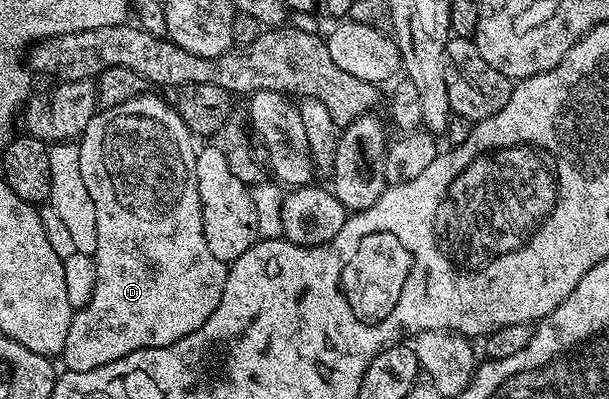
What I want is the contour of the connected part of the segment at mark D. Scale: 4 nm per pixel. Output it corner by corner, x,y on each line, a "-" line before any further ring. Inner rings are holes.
146,93
144,95
137,95
131,101
123,101
123,105
115,105
114,107
106,107
98,110
94,114
93,119
87,125
87,129
83,132
77,143
79,149
79,170
83,173
83,181
87,184
87,193
91,193
91,201
95,201
95,229
97,230
97,248
92,255
96,265
95,289
94,295
87,302
83,308
74,310
73,320
71,321
71,329
67,329
67,345
61,351
59,359
60,362
65,362
63,365
65,371
86,371
87,369
99,369
99,365
107,365
111,361
119,361
119,357
127,357
127,353
135,353
139,349
147,349
148,347
162,347
163,345
171,345
175,341
179,341
179,337
187,337
187,333
195,333
195,329
199,329
203,325
203,321
207,321
207,317
211,317
211,313
215,313
215,309
219,305
219,301
223,297
223,285
227,285
228,266
219,261
219,257
215,257
215,253
211,253
211,249
207,249
207,237
203,233
203,209
199,201
199,185
195,177
195,161
197,160
197,152
199,150
198,144
193,144
195,137
187,129
185,122
179,117
176,106
164,103
157,95

